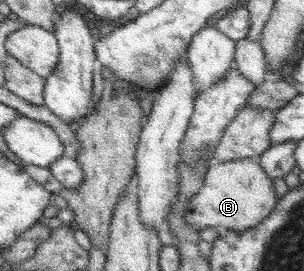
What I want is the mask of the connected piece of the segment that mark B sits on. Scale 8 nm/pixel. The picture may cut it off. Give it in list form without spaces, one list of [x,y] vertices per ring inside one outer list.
[[[242,159],[227,163],[214,162],[204,174],[204,184],[188,200],[184,221],[196,230],[214,229],[224,235],[226,231],[246,231],[262,223],[276,207],[277,195],[275,183],[258,162],[252,159]]]

